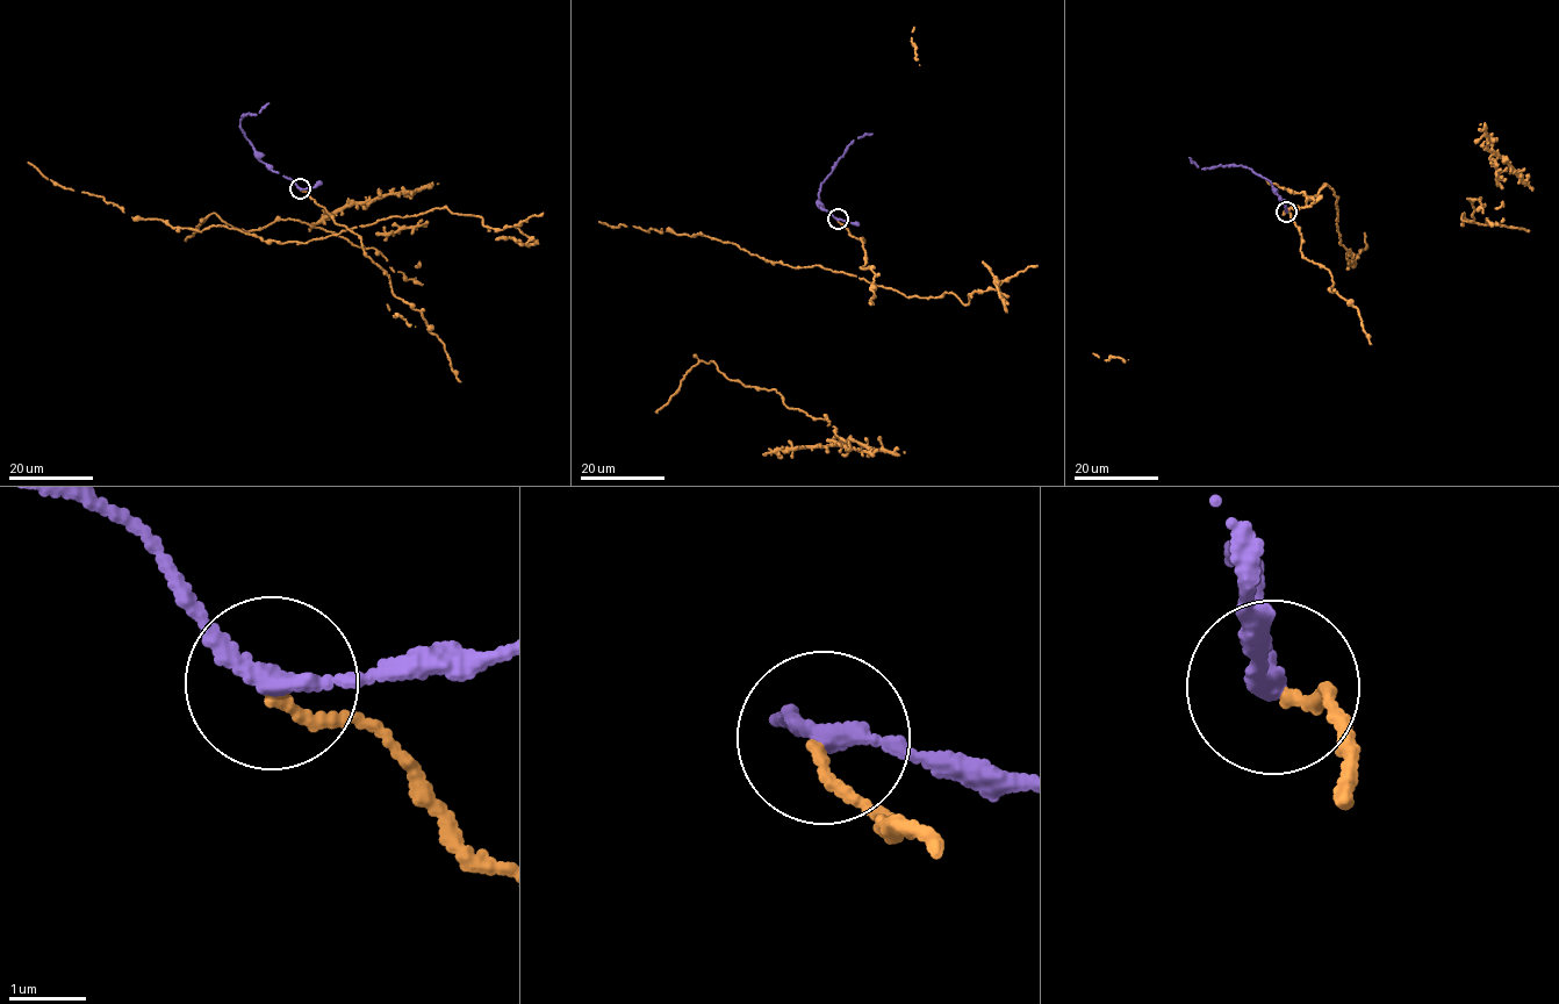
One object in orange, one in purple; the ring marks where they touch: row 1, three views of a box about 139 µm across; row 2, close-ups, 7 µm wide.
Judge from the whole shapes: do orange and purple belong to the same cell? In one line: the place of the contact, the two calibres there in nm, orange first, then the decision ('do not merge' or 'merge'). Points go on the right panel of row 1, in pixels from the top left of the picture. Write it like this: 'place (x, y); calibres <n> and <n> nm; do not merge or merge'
place (1286, 212); calibres 120 and 200 nm; merge

